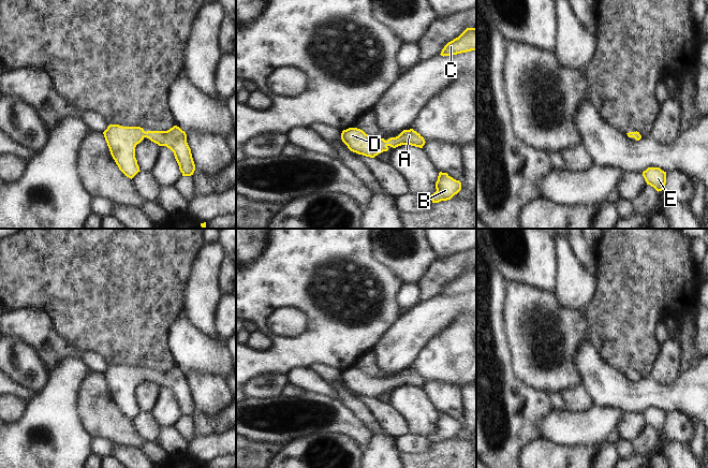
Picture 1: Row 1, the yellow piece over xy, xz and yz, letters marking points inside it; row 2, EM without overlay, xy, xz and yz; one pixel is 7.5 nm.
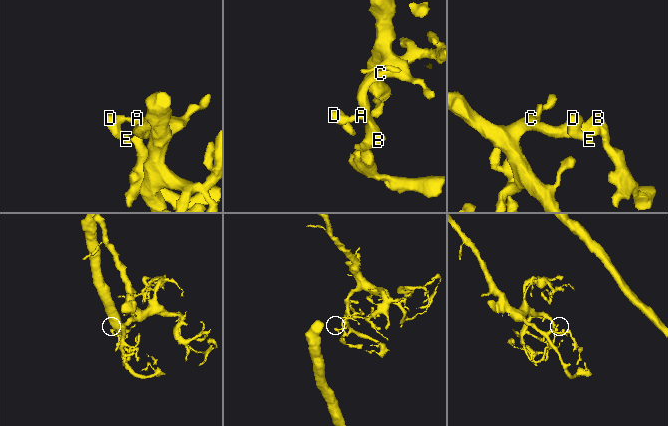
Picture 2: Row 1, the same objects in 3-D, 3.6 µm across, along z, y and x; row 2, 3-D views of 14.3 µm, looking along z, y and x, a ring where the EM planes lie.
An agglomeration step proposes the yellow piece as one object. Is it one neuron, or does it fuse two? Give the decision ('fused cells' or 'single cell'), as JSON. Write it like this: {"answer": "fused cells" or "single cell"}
{"answer": "single cell"}

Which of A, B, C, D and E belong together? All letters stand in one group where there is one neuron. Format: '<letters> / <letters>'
A B C D E

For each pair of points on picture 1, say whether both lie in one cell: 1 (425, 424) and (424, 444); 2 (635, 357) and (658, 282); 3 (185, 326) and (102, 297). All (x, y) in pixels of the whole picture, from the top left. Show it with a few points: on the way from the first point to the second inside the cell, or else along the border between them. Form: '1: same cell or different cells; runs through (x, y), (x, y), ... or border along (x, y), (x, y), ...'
1: different cells; border along (409, 432), (426, 437)
2: same cell; runs through (635, 339), (635, 305), (639, 301)
3: different cells; border along (180, 312), (170, 327), (167, 347)

